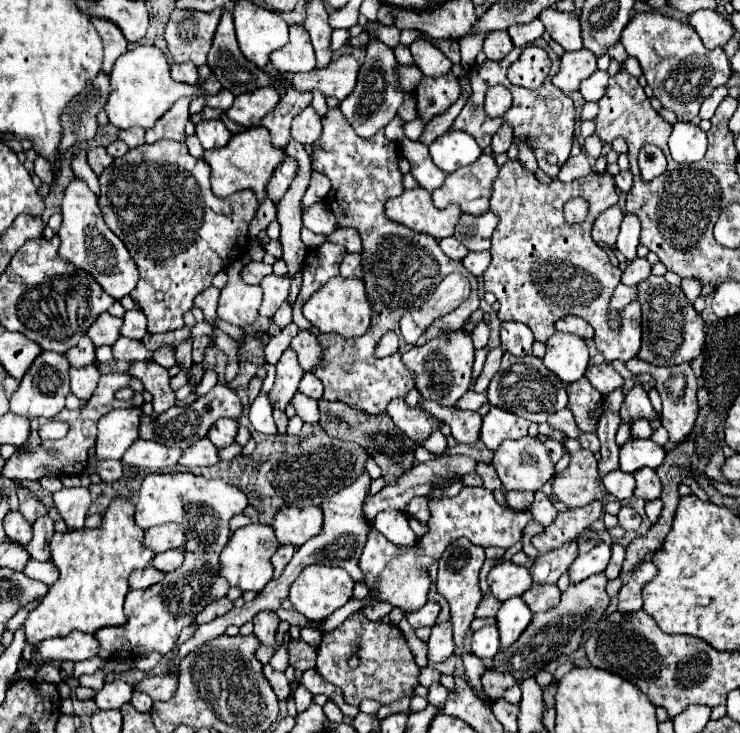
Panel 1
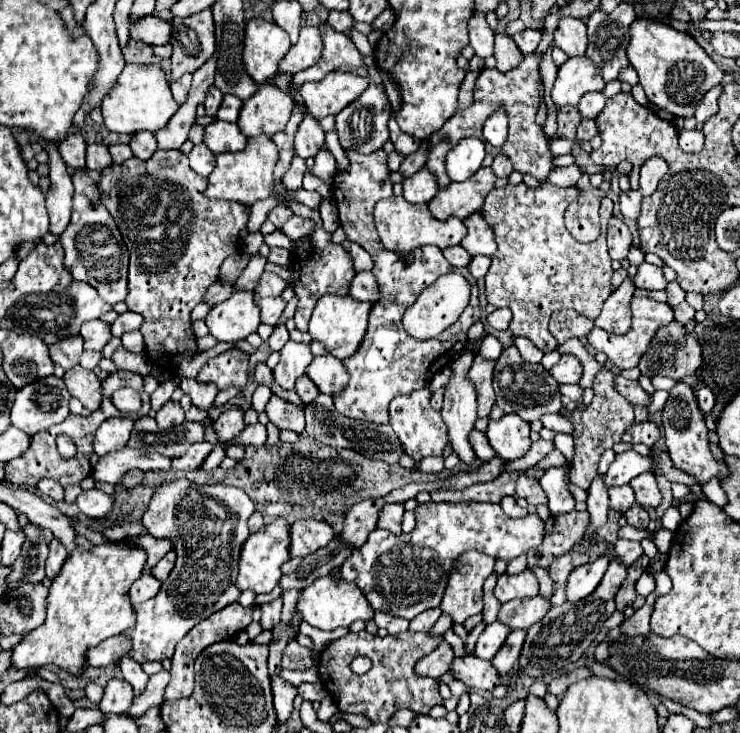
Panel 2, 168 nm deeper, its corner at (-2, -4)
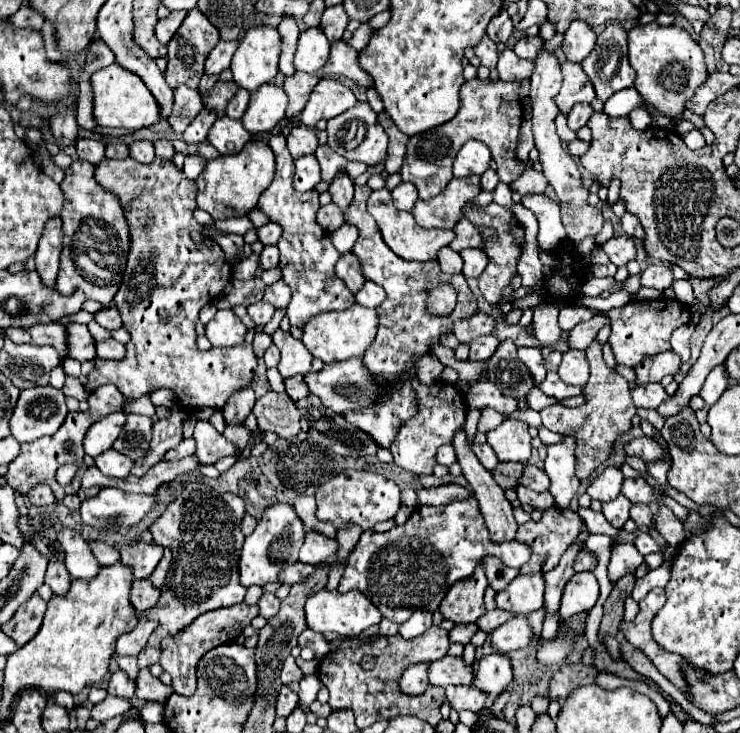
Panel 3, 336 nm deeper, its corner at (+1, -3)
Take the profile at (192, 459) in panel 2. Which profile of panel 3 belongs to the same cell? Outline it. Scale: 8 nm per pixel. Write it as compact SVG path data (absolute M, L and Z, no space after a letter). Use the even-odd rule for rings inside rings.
M189 437L189 439L183 439L177 447L173 447L173 449L169 449L167 453L165 453L165 459L167 461L173 461L173 459L183 459L183 457L187 457L187 455L193 455L195 453L195 439L193 437Z

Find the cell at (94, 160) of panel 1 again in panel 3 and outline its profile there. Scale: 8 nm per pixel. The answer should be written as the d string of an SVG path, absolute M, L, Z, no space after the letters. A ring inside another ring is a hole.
M79 139L75 149L81 161L93 163L93 165L97 165L105 157L105 145L97 139Z

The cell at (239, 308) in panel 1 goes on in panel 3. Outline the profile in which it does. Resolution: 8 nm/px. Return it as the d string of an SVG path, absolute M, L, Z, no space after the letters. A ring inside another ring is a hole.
M221 309L215 317L205 325L205 335L213 347L233 347L241 345L247 327L231 309Z

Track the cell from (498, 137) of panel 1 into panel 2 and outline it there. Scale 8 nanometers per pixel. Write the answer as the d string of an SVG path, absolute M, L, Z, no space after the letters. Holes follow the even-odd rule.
M496 156L492 164L492 172L496 178L508 178L512 174L512 164L506 156Z

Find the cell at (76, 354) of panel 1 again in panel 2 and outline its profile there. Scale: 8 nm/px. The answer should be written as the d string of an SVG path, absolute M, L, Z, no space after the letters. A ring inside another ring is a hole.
M68 336L64 340L58 340L50 346L50 358L54 364L62 366L64 370L70 370L80 362L82 356L82 340L80 336Z

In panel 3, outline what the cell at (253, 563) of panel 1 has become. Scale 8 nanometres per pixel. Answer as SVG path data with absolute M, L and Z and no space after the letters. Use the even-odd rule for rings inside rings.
M277 503L269 507L265 515L259 519L259 525L255 527L255 531L249 537L245 537L241 559L239 559L241 585L243 587L251 587L251 585L263 587L267 583L275 583L279 571L297 561L297 553L303 545L303 539L305 539L305 527L291 505Z

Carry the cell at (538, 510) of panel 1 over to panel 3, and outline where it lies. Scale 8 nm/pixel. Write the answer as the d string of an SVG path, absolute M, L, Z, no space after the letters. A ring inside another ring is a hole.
M563 437L563 443L547 447L545 473L551 479L549 493L559 509L569 509L569 503L577 495L579 479L575 477L575 439Z

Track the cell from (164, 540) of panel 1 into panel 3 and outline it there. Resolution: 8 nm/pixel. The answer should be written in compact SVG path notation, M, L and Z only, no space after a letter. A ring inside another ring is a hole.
M135 541L135 543L123 543L123 545L113 545L121 561L133 569L135 579L145 579L153 573L157 567L159 559L163 557L163 547L157 543L145 543L145 541Z

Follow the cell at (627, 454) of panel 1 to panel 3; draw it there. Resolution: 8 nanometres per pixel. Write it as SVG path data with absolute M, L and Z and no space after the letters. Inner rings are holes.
M605 467L587 487L587 493L591 499L599 501L611 501L619 495L623 483L623 473L619 467Z

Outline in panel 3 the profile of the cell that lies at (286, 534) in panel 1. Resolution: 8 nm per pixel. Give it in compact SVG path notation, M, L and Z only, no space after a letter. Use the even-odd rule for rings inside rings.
M309 531L305 535L305 543L299 551L299 561L319 565L319 563L333 563L337 553L337 541L325 537L317 531Z

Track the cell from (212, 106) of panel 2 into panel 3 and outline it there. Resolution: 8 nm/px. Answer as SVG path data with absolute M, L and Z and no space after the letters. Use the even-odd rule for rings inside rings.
M203 107L197 115L197 119L193 119L193 123L189 123L189 127L183 131L183 139L187 143L199 143L207 139L207 131L211 129L213 121L217 117L213 115L213 111L209 111L209 107Z

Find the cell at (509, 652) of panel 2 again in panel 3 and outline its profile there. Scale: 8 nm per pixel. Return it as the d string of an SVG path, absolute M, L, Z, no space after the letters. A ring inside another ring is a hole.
M491 653L479 659L475 665L477 667L475 667L473 685L485 691L491 701L497 699L497 695L501 695L513 679L511 659L501 653Z

